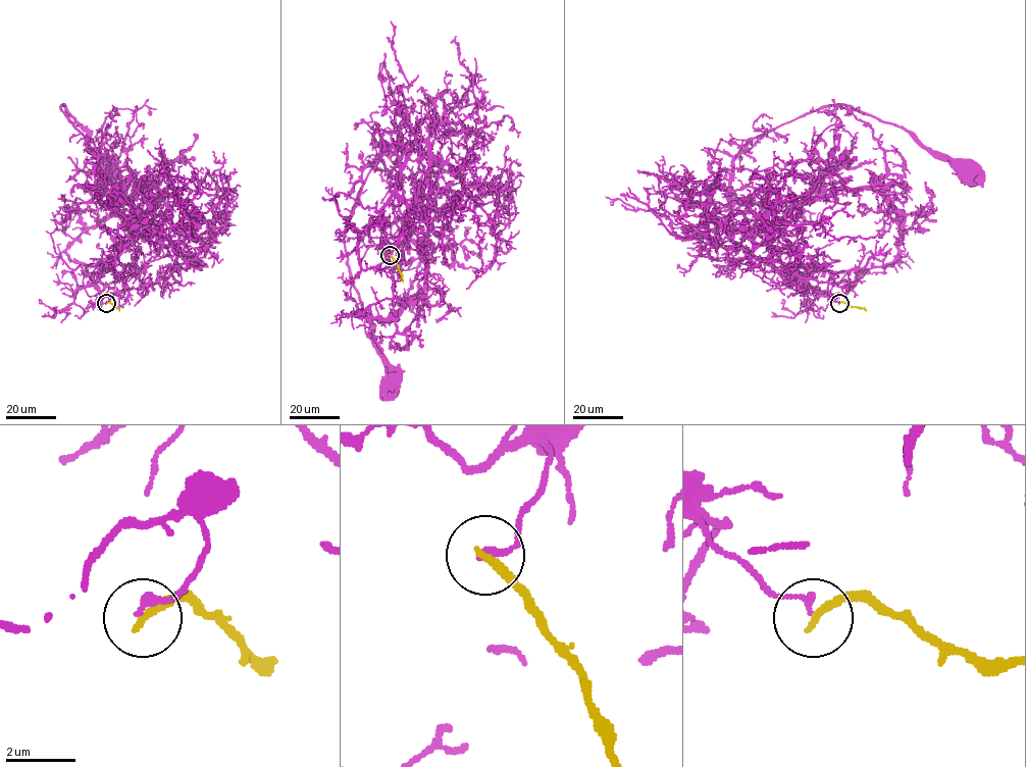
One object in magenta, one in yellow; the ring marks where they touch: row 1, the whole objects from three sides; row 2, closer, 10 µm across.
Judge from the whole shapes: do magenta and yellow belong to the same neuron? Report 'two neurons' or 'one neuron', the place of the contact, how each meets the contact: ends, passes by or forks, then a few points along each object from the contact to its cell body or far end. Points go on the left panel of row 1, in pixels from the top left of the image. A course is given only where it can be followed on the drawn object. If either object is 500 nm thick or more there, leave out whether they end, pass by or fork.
two neurons | (106, 303) | magenta ends | yellow ends | magenta via (105, 303), (125, 288), (113, 263), (130, 222), (108, 200), (97, 150), (63, 104), (109, 170) | yellow via (105, 303), (109, 302), (119, 310)

